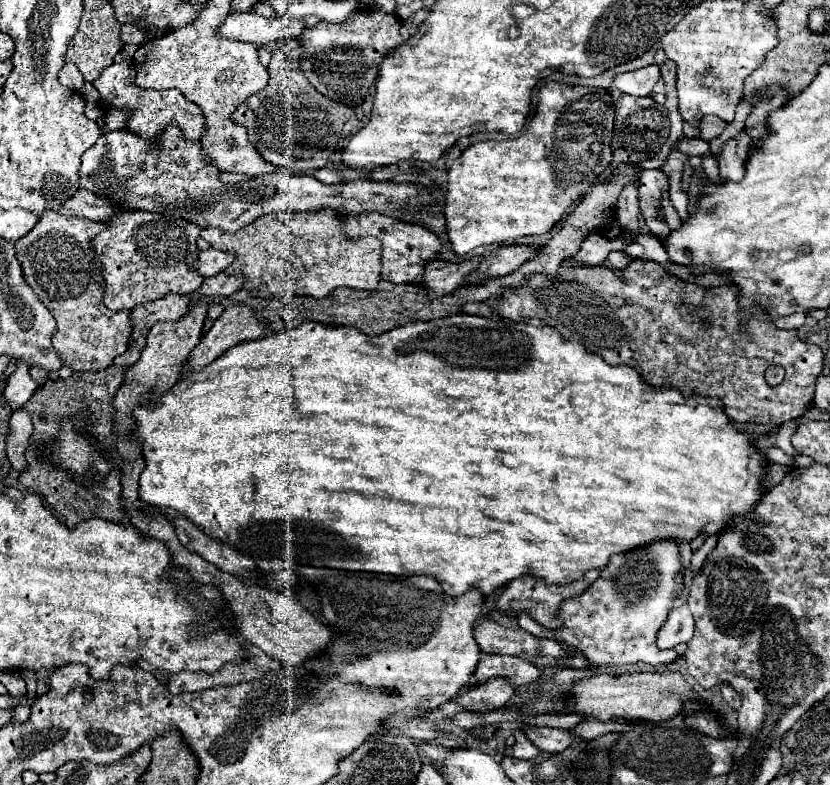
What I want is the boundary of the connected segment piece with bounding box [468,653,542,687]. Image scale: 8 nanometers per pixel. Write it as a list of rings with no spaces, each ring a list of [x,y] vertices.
[[[484,653],[476,667],[476,675],[472,675],[468,685],[478,685],[492,677],[506,677],[512,681],[514,687],[520,687],[522,683],[534,681],[536,677],[540,677],[540,673],[542,671],[538,667],[532,667],[526,659],[512,657],[512,655]]]

